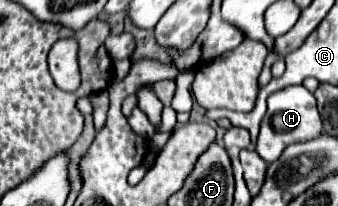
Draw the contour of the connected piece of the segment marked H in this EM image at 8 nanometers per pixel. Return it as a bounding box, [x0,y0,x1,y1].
[256,85,322,163]

